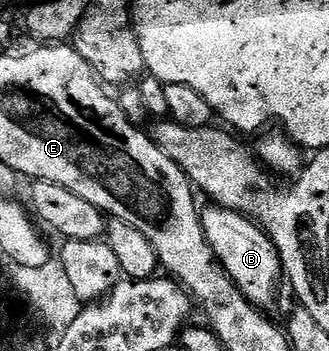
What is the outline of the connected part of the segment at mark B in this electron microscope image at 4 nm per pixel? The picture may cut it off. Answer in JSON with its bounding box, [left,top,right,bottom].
[200,204,282,308]

